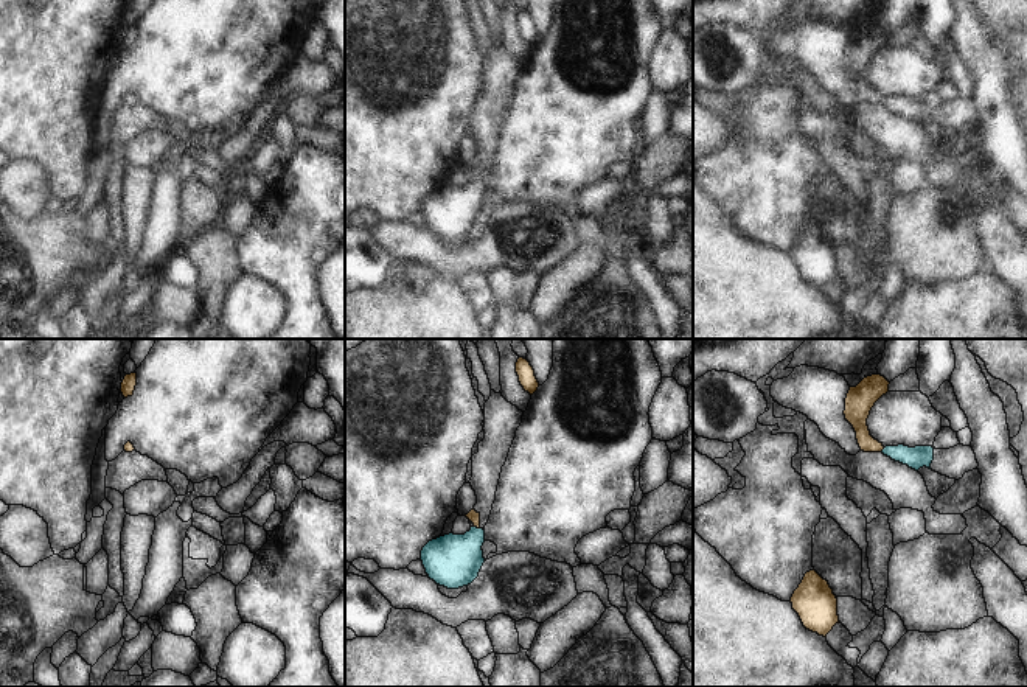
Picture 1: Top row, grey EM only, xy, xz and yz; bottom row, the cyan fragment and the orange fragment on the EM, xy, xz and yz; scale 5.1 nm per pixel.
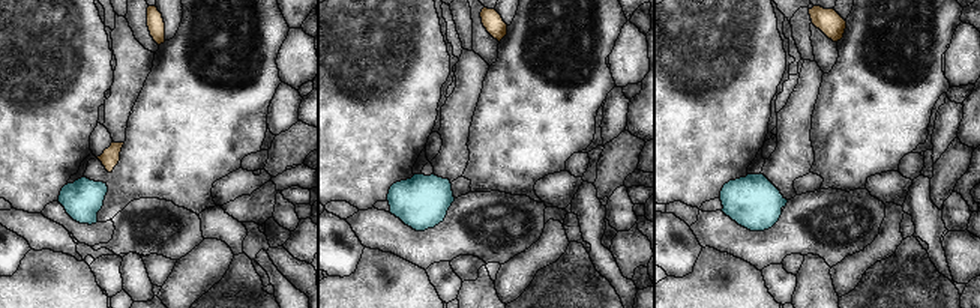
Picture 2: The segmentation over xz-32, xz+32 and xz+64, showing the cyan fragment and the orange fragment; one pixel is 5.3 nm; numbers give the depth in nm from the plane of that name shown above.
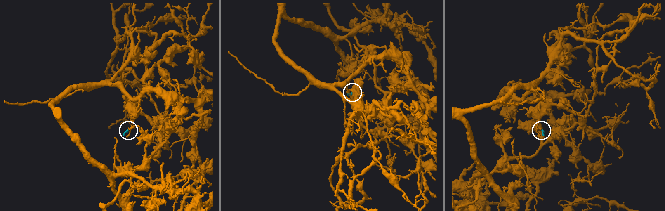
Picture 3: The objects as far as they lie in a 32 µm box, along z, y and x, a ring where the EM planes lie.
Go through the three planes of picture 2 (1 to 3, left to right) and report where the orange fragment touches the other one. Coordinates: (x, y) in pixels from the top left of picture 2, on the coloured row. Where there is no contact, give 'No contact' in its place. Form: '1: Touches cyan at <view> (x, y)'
1: No contact
2: No contact
3: No contact

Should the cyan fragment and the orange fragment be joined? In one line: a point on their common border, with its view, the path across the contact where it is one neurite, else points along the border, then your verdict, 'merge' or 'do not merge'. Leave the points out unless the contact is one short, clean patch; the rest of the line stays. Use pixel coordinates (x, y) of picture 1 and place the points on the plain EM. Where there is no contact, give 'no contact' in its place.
xz (476, 179) | across xz (452, 213), (476, 188), (476, 179), (473, 167) | merge

